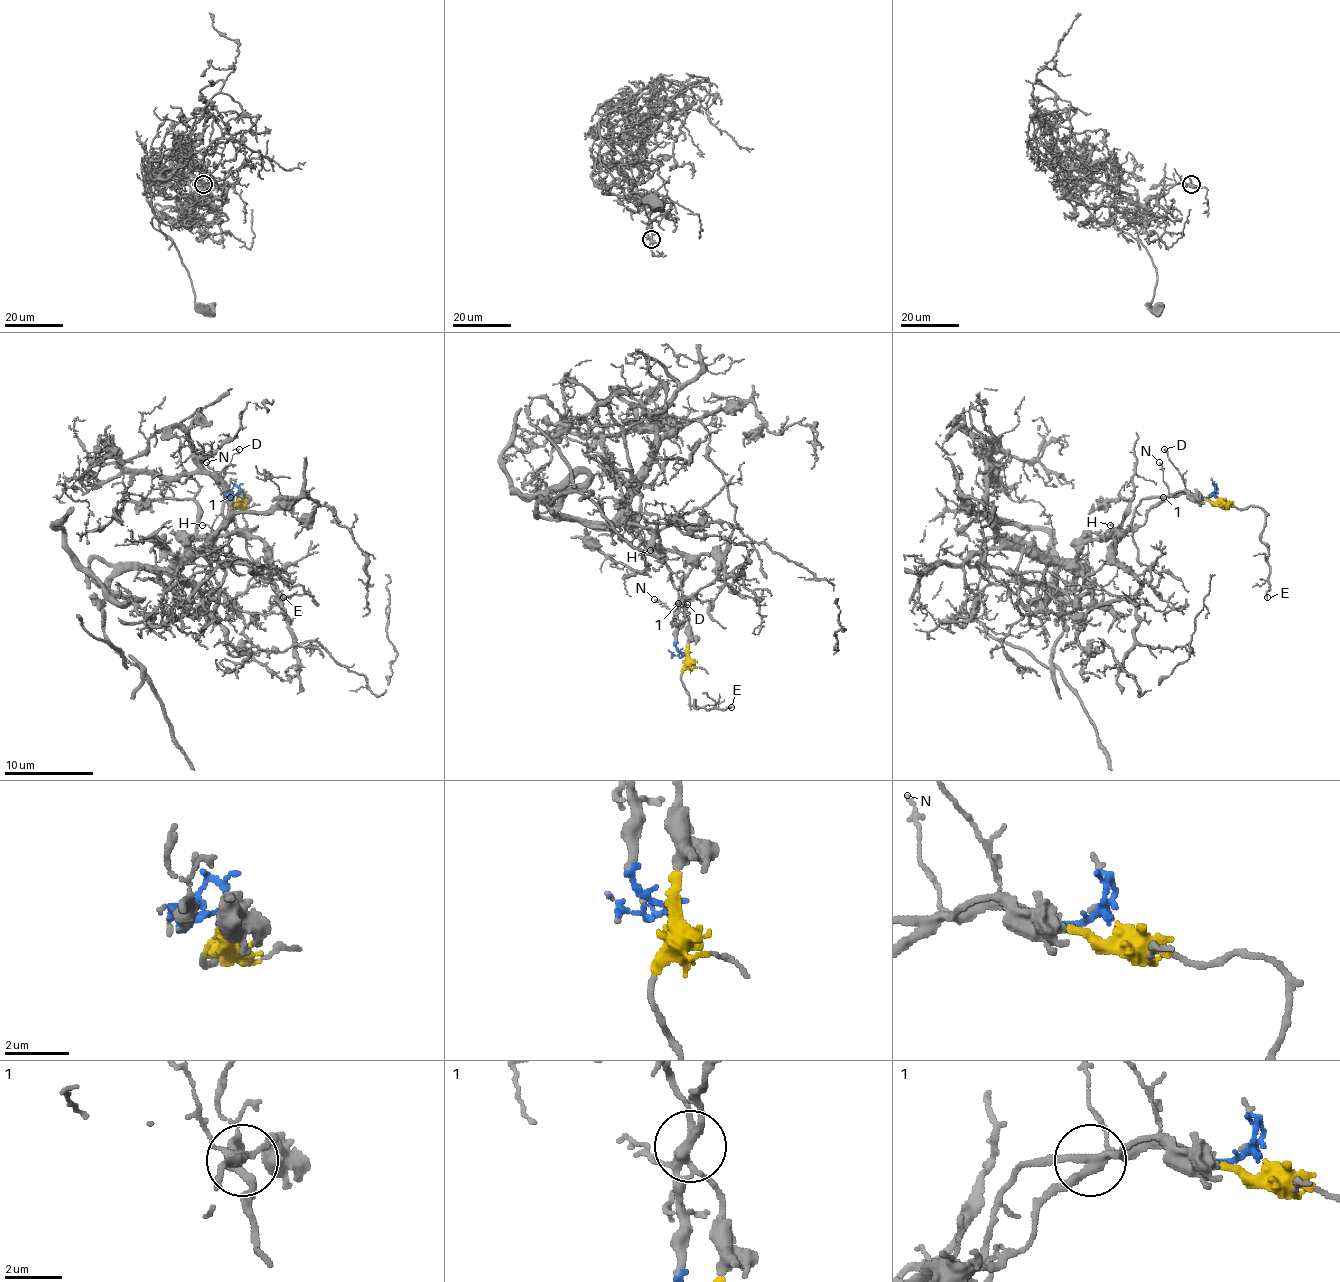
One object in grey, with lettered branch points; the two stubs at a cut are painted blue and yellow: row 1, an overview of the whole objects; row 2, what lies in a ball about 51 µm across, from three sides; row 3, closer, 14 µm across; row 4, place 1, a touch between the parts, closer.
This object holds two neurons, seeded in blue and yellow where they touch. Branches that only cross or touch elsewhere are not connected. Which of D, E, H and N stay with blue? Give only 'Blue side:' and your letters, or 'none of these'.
Blue side: D, N

